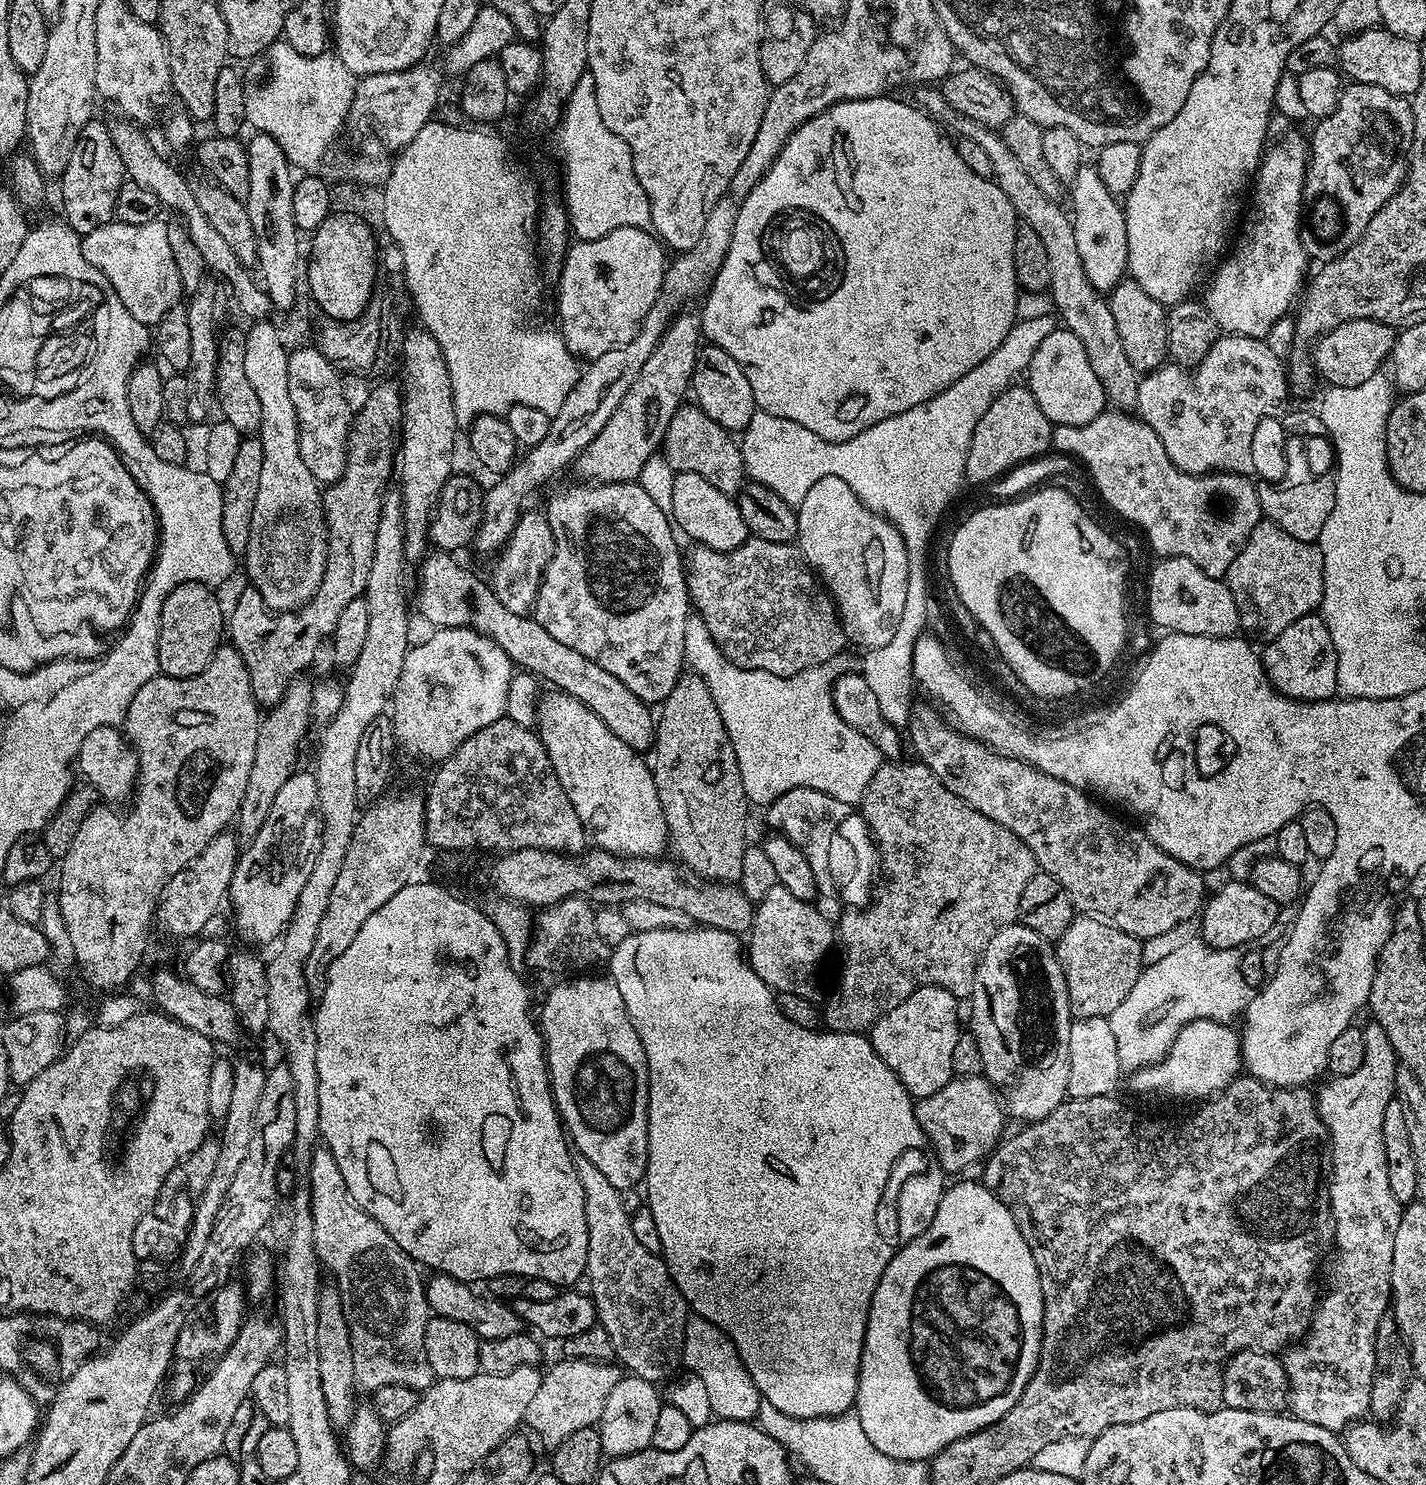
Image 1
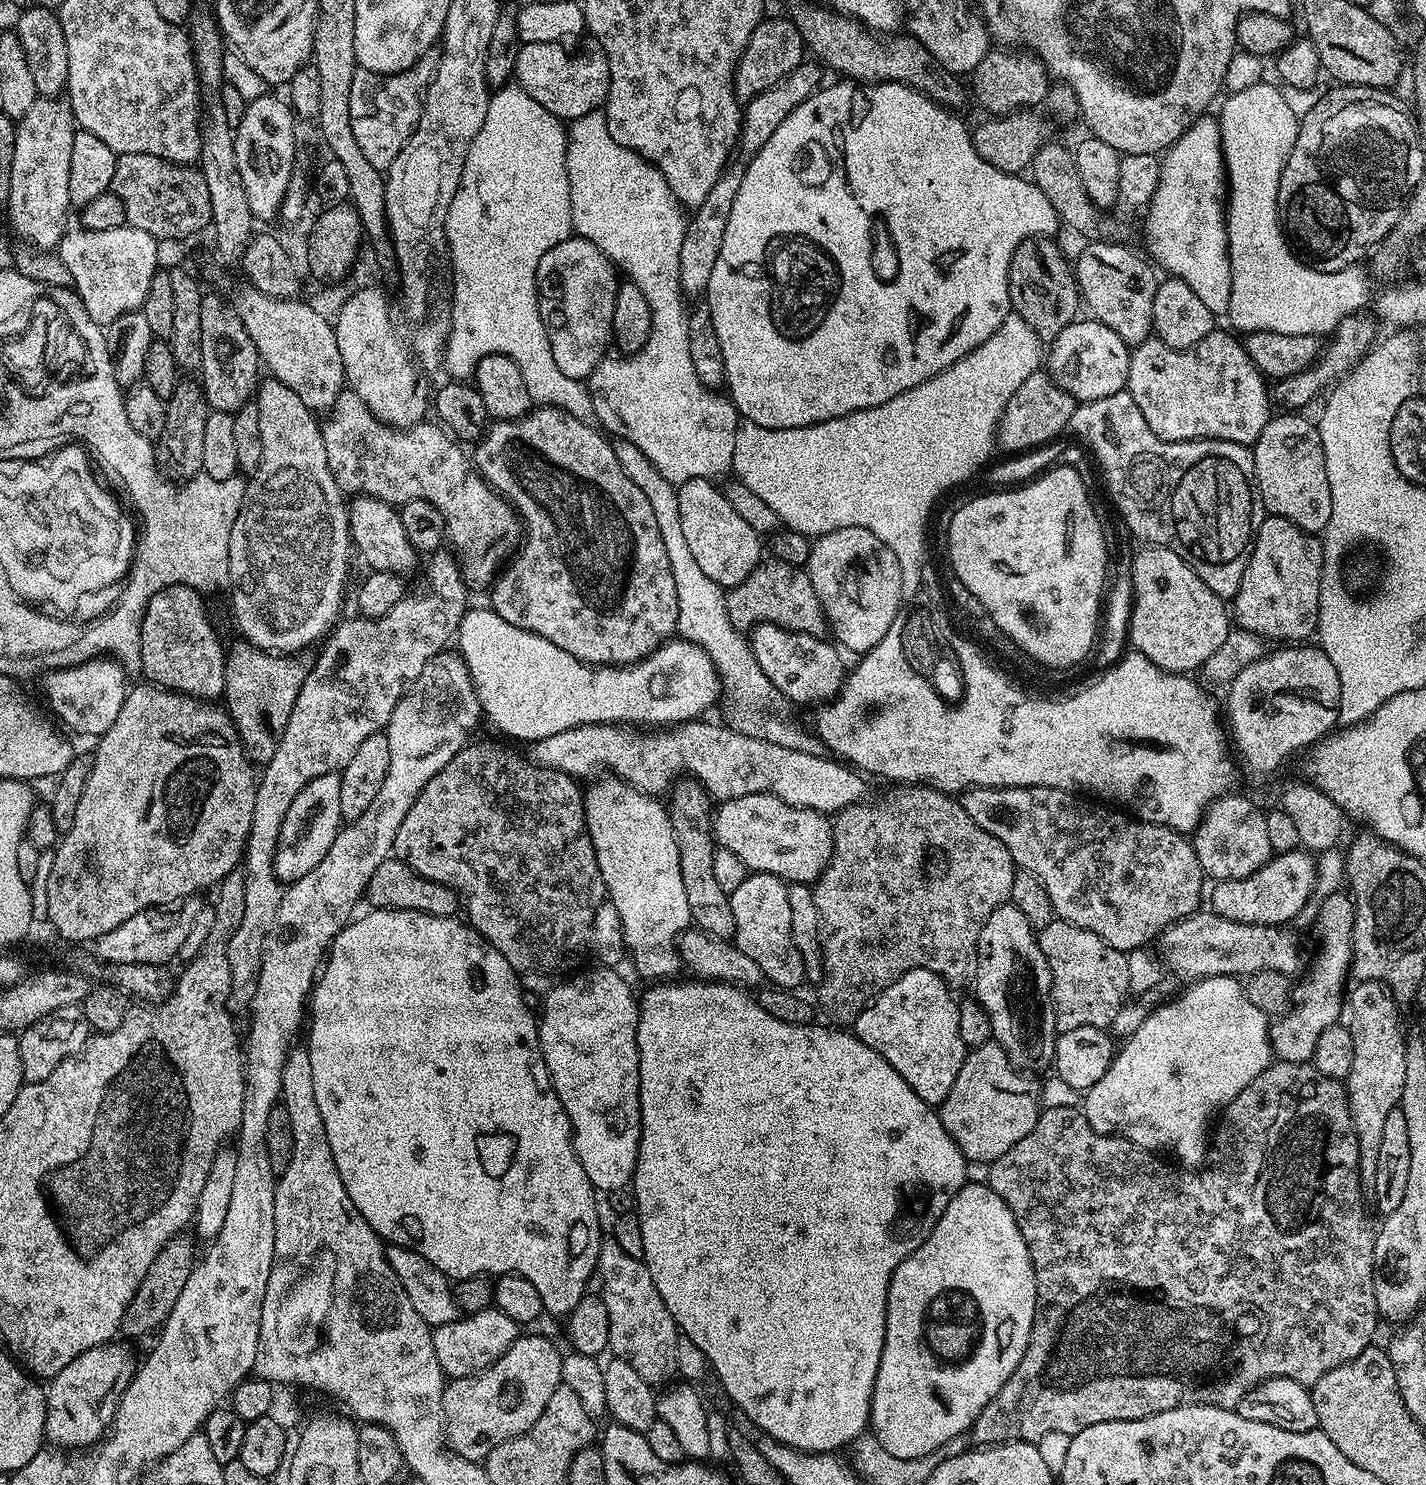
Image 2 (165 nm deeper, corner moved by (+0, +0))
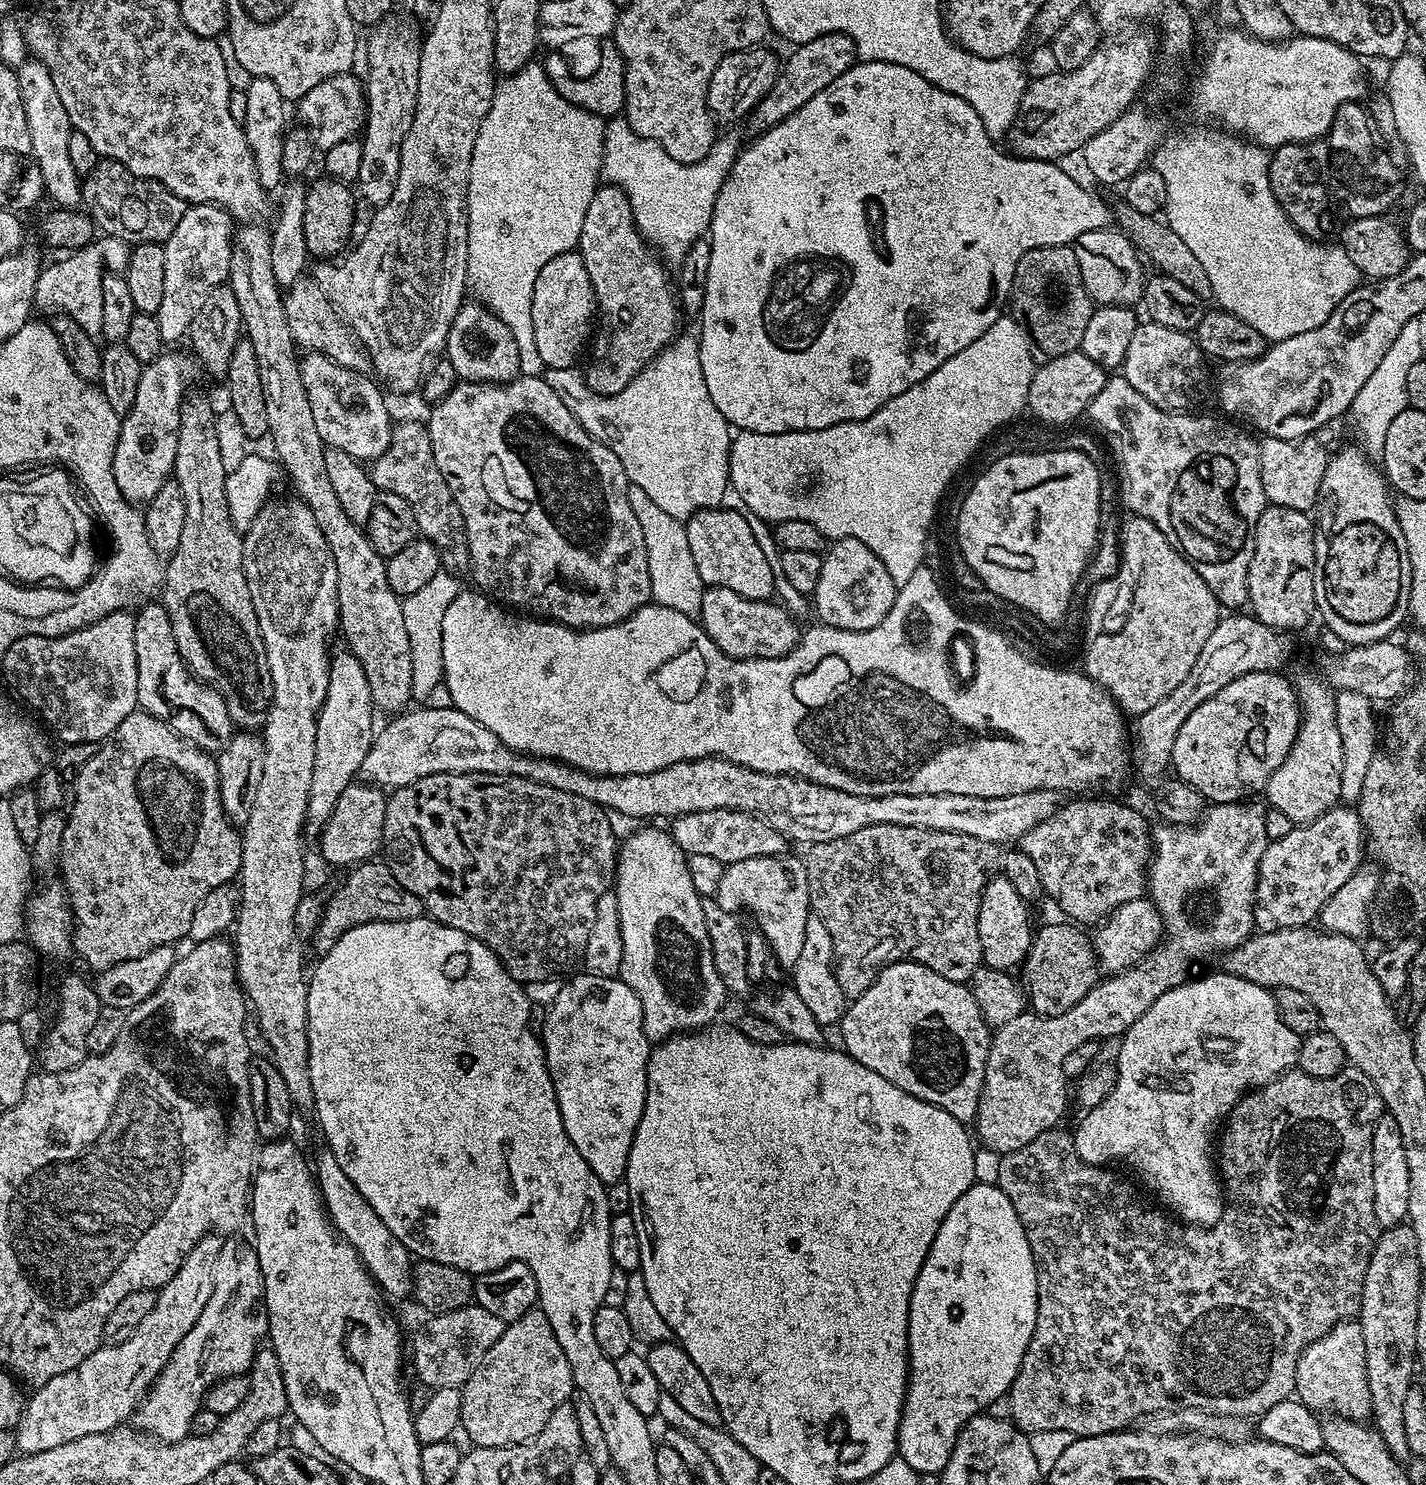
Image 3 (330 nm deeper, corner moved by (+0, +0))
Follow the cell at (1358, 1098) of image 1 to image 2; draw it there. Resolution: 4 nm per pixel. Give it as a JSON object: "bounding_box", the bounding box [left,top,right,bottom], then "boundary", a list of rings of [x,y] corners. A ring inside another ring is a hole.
{"bounding_box":[1339,980,1406,1186],"boundary":[[[1373,980],[1353,983],[1347,989],[1344,1004],[1340,1007],[1339,1023],[1348,1028],[1354,1038],[1354,1066],[1350,1066],[1346,1091],[1354,1130],[1360,1139],[1360,1178],[1368,1186],[1376,1183],[1378,1145],[1382,1142],[1386,1117],[1402,1098],[1406,1075],[1406,1032],[1400,1029],[1400,1012],[1401,1005],[1397,1004],[1391,990],[1382,982]]]}

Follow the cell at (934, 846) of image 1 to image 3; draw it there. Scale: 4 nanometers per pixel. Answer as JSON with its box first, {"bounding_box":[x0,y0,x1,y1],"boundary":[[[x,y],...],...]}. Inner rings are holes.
{"bounding_box":[803,825,1002,998],"boundary":[[[870,825],[830,842],[818,842],[807,852],[803,861],[812,912],[826,922],[830,938],[834,938],[832,966],[846,998],[861,996],[886,965],[899,960],[912,960],[959,984],[968,984],[982,967],[984,951],[978,934],[978,910],[984,888],[1002,855],[997,845],[962,833]]]}

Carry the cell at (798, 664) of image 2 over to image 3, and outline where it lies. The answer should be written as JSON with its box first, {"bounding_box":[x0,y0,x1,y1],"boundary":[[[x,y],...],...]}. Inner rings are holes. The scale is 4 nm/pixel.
{"bounding_box":[698,587,801,660],"boundary":[[[705,587],[698,623],[705,634],[718,646],[718,650],[722,650],[727,656],[734,657],[735,660],[779,658],[786,655],[800,641],[801,629],[796,628],[795,622],[788,617],[786,609],[779,608],[772,600],[751,600],[742,594],[734,594],[734,590],[725,588]]]}

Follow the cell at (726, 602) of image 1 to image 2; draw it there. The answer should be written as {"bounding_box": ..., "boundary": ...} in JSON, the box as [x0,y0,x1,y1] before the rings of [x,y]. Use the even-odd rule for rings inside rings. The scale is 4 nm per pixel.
{"bounding_box":[726,559,829,637],"boundary":[[[765,559],[737,588],[726,592],[726,610],[735,628],[751,630],[758,624],[777,624],[790,632],[823,637],[829,631],[824,607],[804,568],[795,568],[781,560]]]}

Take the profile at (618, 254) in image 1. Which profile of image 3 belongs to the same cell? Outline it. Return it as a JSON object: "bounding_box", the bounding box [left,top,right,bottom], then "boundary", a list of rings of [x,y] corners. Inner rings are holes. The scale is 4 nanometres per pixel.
{"bounding_box":[532,251,597,368],"boundary":[[[579,251],[558,254],[542,266],[538,274],[538,282],[534,282],[534,298],[532,299],[532,317],[534,318],[534,346],[538,346],[538,355],[545,368],[570,368],[577,363],[584,343],[589,343],[594,332],[594,321],[597,319],[596,291],[590,282],[590,274],[586,274],[586,266],[582,262]]]}

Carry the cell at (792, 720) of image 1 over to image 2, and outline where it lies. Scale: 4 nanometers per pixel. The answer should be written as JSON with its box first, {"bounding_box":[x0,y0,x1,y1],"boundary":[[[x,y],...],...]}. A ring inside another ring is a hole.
{"bounding_box":[611,438,809,749],"boundary":[[[616,438],[611,441],[611,446],[622,466],[622,470],[626,470],[626,478],[630,478],[630,482],[634,482],[638,486],[638,490],[642,490],[642,494],[646,494],[646,498],[650,498],[654,518],[658,521],[658,534],[662,534],[662,544],[666,546],[666,556],[670,558],[670,574],[674,574],[674,586],[678,586],[677,633],[683,639],[702,646],[702,650],[706,650],[706,654],[710,654],[710,662],[714,662],[716,673],[720,676],[723,699],[725,701],[728,699],[729,710],[740,719],[740,724],[738,723],[739,731],[745,732],[747,736],[758,736],[787,748],[807,749],[809,747],[807,738],[794,725],[787,724],[786,721],[779,720],[776,716],[767,716],[764,713],[778,699],[776,687],[772,685],[770,678],[766,678],[766,674],[762,674],[749,641],[745,637],[744,640],[740,637],[743,636],[741,629],[735,628],[730,622],[730,614],[726,610],[725,589],[720,588],[718,582],[706,578],[706,573],[698,566],[694,554],[690,554],[690,545],[686,543],[686,537],[684,537],[682,531],[682,518],[678,514],[677,485],[671,484],[666,478],[662,478],[662,474],[658,474],[658,470],[654,470],[654,464],[646,458],[646,454],[642,454],[642,450],[638,450],[638,446],[634,446],[634,442],[626,442]]]}

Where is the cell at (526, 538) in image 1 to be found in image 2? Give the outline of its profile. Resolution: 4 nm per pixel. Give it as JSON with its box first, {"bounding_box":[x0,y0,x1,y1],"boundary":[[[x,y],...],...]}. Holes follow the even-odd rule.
{"bounding_box":[322,390,522,590],"boundary":[[[351,390],[338,394],[326,419],[322,424],[326,462],[330,462],[330,474],[334,474],[340,489],[348,494],[374,496],[393,506],[408,500],[430,502],[444,516],[446,540],[449,545],[452,543],[451,551],[460,561],[460,573],[465,584],[472,590],[487,589],[495,581],[505,561],[517,551],[522,540],[522,521],[516,509],[476,471],[469,453],[467,456],[460,449],[463,447],[439,423],[421,422],[413,428],[392,428],[384,424],[369,410],[366,402],[362,402],[362,398]]]}

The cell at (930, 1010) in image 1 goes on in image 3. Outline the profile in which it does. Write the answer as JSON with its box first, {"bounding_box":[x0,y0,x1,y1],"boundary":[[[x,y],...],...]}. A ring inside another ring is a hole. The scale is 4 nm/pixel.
{"bounding_box":[838,960,993,1122],"boundary":[[[899,960],[897,964],[886,965],[876,975],[873,984],[845,1007],[844,1017],[840,1020],[838,1031],[840,1031],[840,1040],[844,1043],[841,1044],[843,1051],[853,1056],[858,1062],[862,1062],[862,1066],[866,1066],[866,1070],[874,1070],[874,1074],[882,1074],[882,1078],[886,1078],[886,1082],[894,1082],[894,1086],[898,1086],[898,1090],[906,1090],[906,1094],[914,1094],[914,1098],[922,1098],[922,1102],[930,1102],[934,1106],[946,1110],[946,1114],[954,1114],[954,1118],[965,1122],[975,1121],[992,1045],[993,1029],[989,1028],[987,1022],[982,1018],[982,1014],[978,1010],[978,1002],[974,1002],[974,994],[968,984],[950,982],[950,978],[942,978],[942,974],[921,964],[916,964],[912,960]]]}

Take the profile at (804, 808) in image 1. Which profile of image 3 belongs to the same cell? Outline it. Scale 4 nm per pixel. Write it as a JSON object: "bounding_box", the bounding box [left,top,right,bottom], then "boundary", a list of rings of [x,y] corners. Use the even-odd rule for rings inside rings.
{"bounding_box":[670,810,786,866],"boundary":[[[702,810],[685,816],[675,817],[671,821],[670,831],[674,842],[688,856],[706,854],[709,858],[718,858],[725,866],[742,862],[742,858],[762,858],[763,856],[783,856],[786,852],[784,836],[774,830],[759,816],[738,810]]]}

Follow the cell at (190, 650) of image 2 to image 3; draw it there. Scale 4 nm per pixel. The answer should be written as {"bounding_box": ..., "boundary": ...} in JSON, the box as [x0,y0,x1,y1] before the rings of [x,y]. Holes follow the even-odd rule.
{"bounding_box":[134,602,234,754],"boundary":[[[148,602],[139,611],[135,613],[134,622],[134,658],[138,658],[137,705],[154,718],[166,721],[195,748],[218,754],[234,735],[230,710],[226,710],[222,694],[196,679],[184,665],[182,654],[178,654],[174,630],[170,626],[170,614],[166,614],[163,603]]]}

